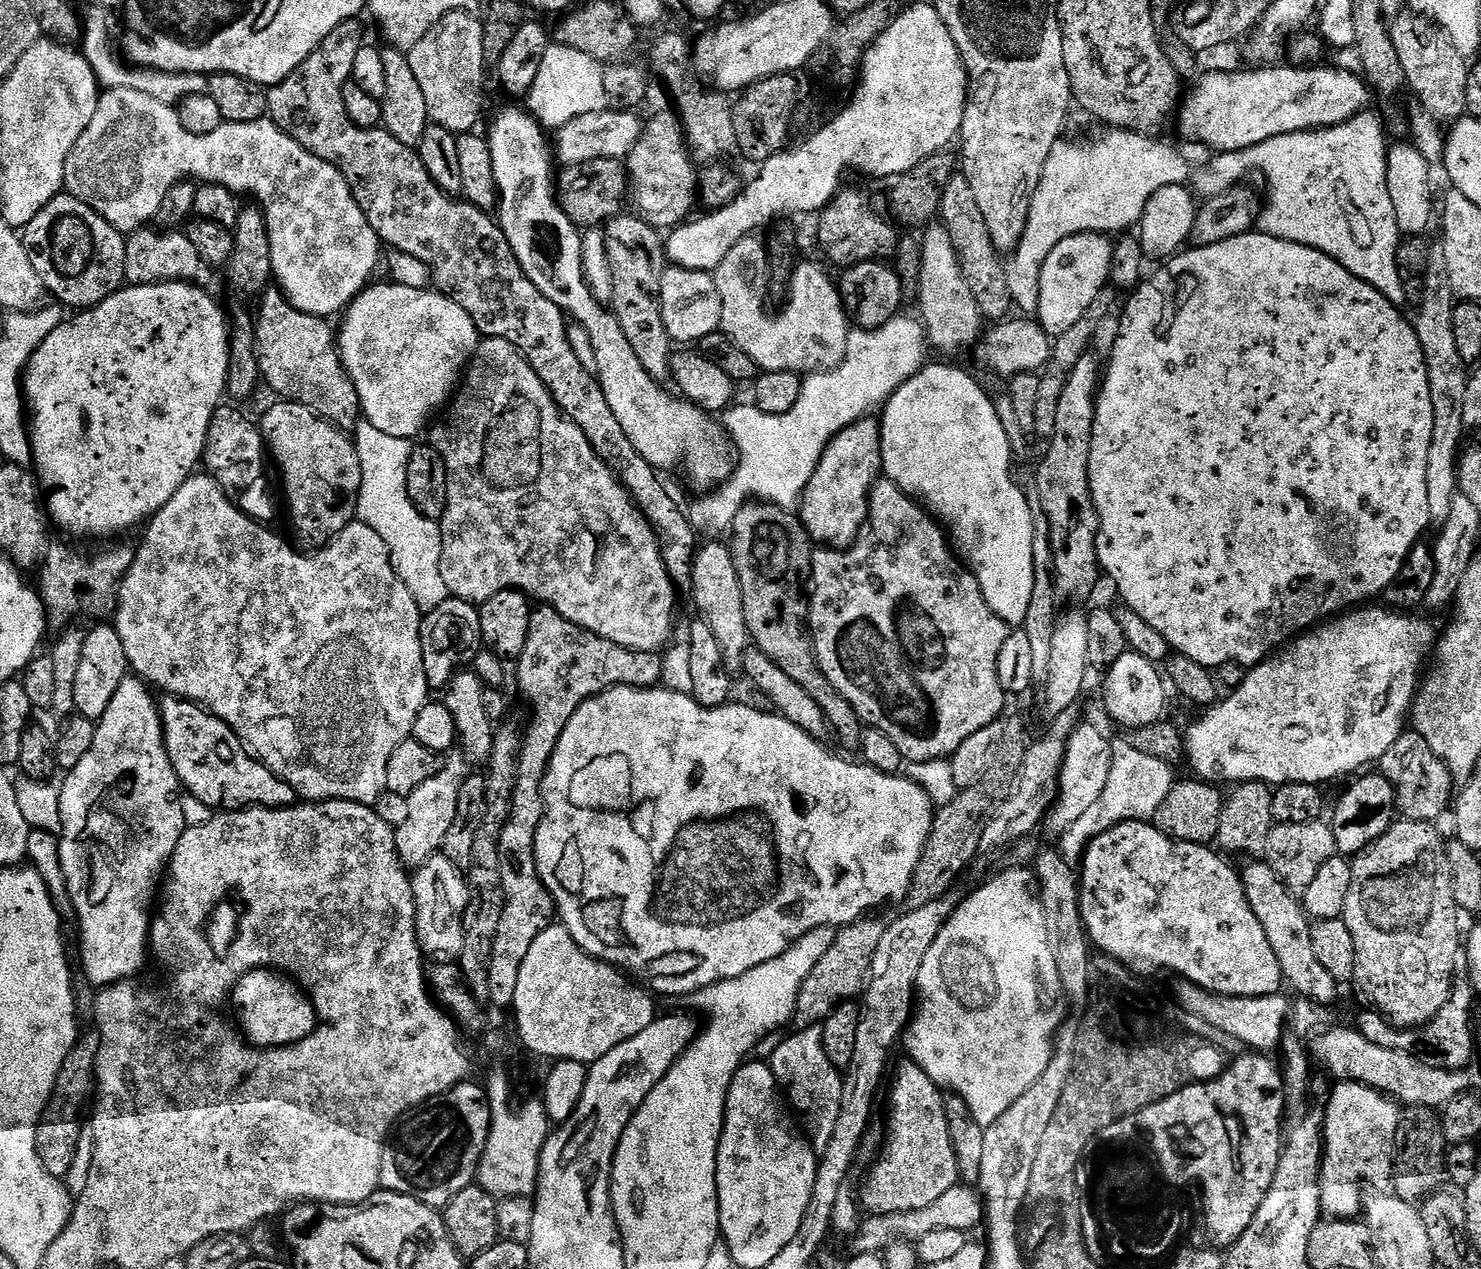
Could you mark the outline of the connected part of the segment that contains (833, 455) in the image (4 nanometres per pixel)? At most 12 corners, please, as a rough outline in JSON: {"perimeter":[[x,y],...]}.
{"perimeter":[[879,419],[828,443],[798,508],[817,545],[868,523],[883,466]]}

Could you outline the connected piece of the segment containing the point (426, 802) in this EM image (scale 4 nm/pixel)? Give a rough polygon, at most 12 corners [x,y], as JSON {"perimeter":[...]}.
{"perimeter":[[451,753],[406,798],[395,829],[405,869],[447,842],[469,775]]}

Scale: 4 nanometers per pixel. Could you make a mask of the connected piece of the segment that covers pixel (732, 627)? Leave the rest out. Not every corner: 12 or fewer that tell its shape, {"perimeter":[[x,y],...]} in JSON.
{"perimeter":[[703,543],[692,570],[699,614],[724,668],[741,675],[750,639],[731,549]]}

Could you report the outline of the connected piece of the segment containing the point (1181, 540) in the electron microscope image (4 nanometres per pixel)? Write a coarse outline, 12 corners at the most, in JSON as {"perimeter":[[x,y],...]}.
{"perimeter":[[1259,230],[1131,293],[1096,559],[1209,670],[1432,524],[1401,309]]}

